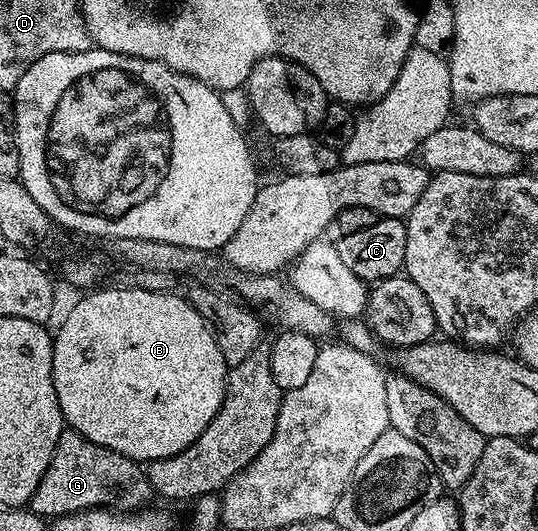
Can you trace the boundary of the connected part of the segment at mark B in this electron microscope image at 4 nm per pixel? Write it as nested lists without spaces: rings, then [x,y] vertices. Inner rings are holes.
[[[131,285],[116,286],[113,290],[93,289],[85,298],[80,298],[68,310],[64,323],[54,330],[52,340],[52,379],[54,380],[54,392],[58,396],[58,408],[62,412],[67,429],[76,430],[86,440],[90,440],[99,446],[110,448],[127,458],[134,458],[141,464],[147,464],[174,456],[182,452],[214,420],[214,416],[220,411],[224,402],[224,383],[228,377],[229,367],[224,364],[222,352],[218,352],[218,344],[214,340],[212,330],[198,316],[198,312],[188,303],[187,297],[176,295],[176,292],[165,292],[163,290],[138,290]]]

